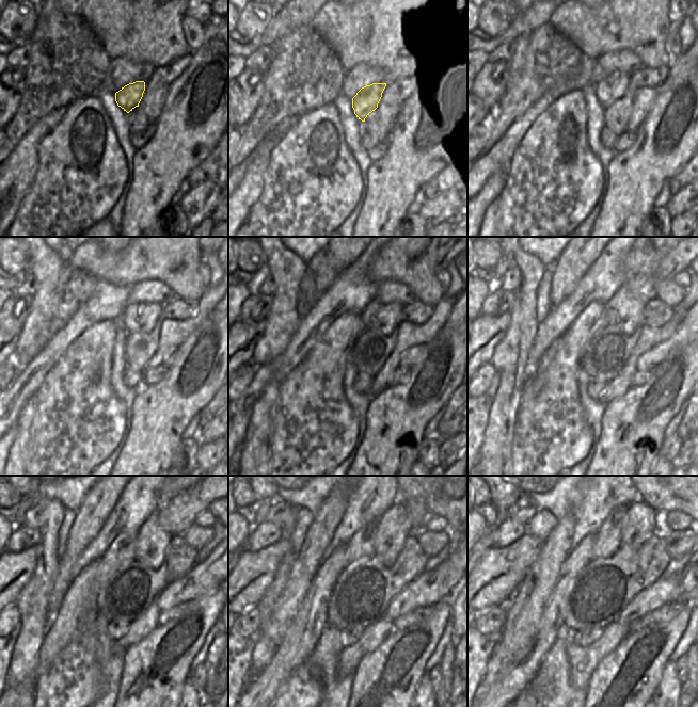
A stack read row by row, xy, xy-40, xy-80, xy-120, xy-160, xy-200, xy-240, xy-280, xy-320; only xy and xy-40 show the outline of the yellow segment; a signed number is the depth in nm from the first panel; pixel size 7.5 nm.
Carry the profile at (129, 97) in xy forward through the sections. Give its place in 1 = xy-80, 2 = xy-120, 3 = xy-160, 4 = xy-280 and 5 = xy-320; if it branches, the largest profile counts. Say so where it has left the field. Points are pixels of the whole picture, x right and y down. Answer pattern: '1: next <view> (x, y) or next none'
1: next xy-80 (614, 86)
2: next xy-120 (137, 317)
3: next xy-160 (377, 316)
4: next xy-280 (394, 527)
5: next xy-320 (640, 521)

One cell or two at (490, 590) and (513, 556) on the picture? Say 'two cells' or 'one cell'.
one cell

